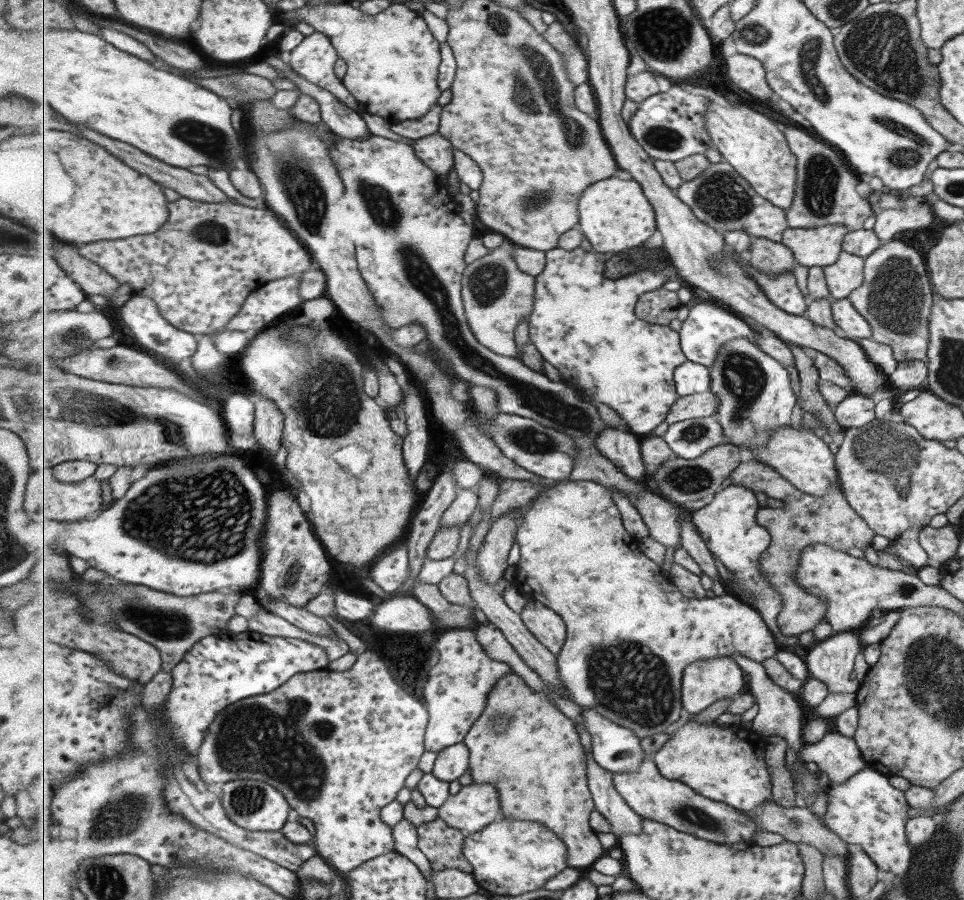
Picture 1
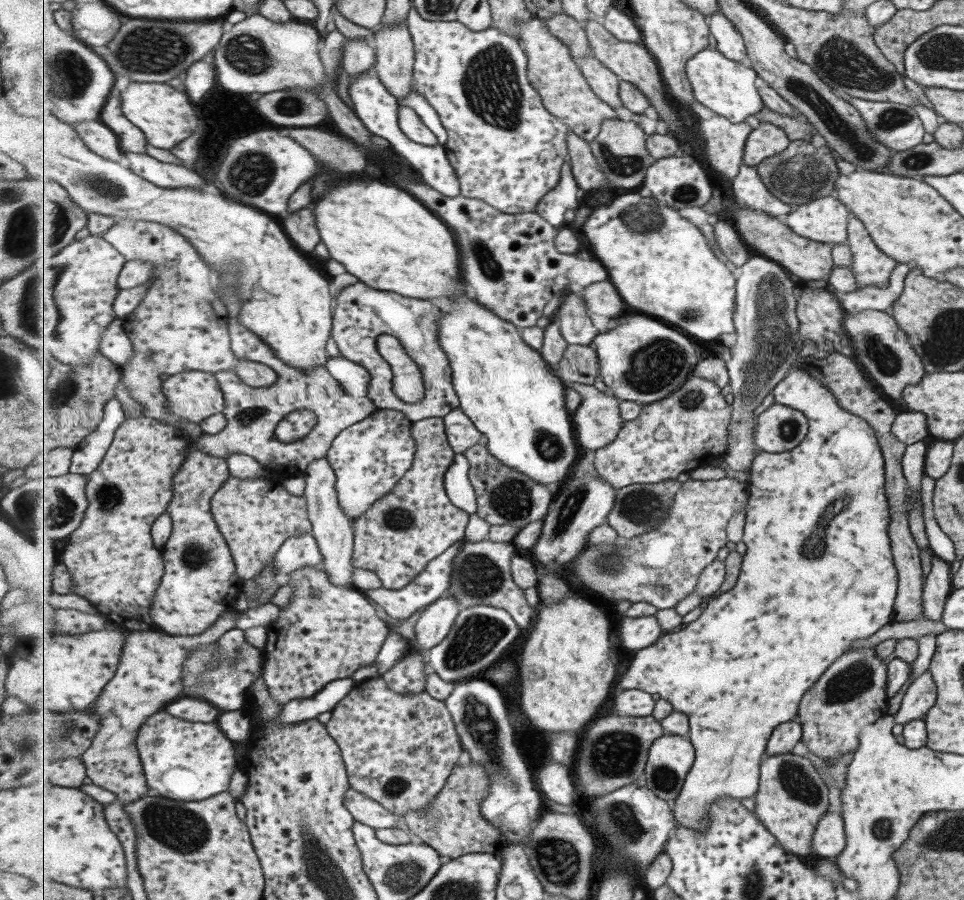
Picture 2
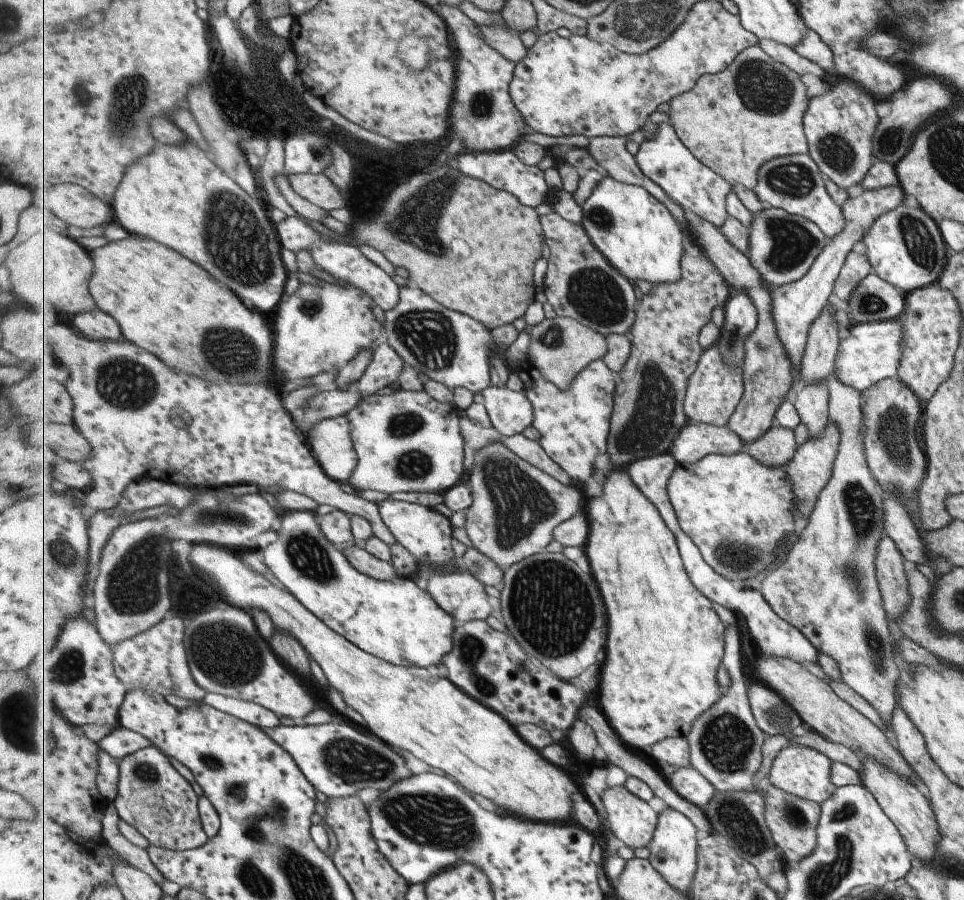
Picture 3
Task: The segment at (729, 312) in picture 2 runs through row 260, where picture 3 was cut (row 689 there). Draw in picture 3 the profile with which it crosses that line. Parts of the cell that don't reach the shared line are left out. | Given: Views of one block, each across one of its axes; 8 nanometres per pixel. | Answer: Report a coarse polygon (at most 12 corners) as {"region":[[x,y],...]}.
{"region":[[625,469],[589,498],[598,692],[647,754],[725,695],[725,620]]}

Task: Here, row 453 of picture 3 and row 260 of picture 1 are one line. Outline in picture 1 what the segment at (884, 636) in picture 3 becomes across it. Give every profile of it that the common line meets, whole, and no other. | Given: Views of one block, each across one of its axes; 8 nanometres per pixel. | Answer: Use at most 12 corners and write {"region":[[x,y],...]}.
{"region":[[844,250],[822,270],[832,300],[864,282],[864,258]]}

